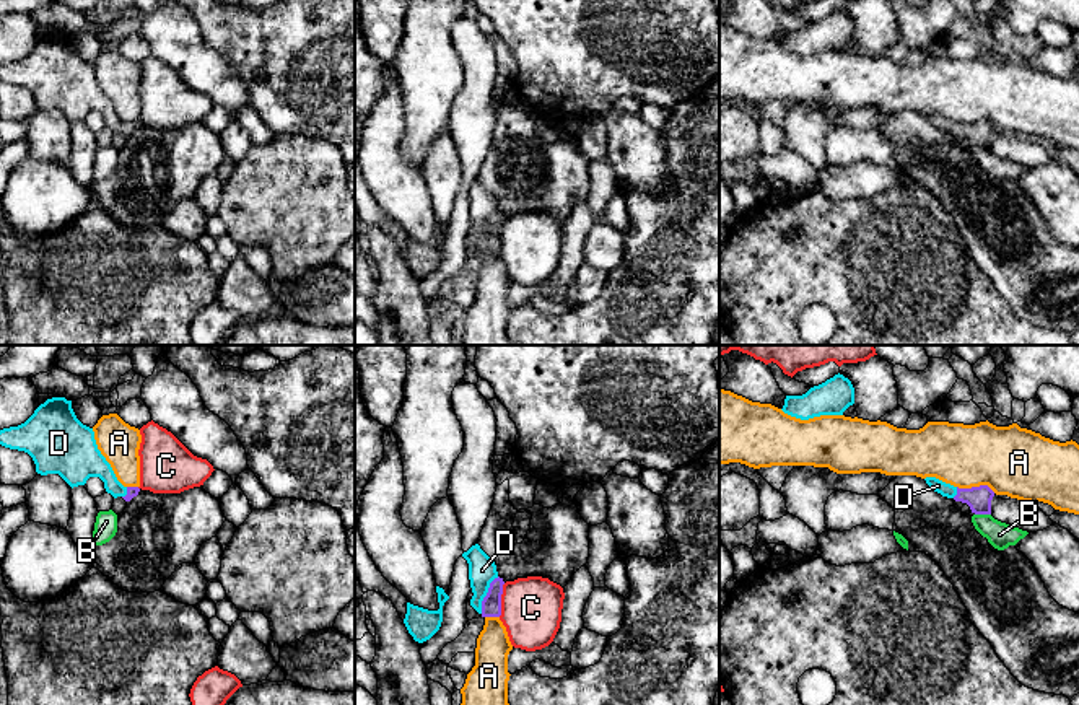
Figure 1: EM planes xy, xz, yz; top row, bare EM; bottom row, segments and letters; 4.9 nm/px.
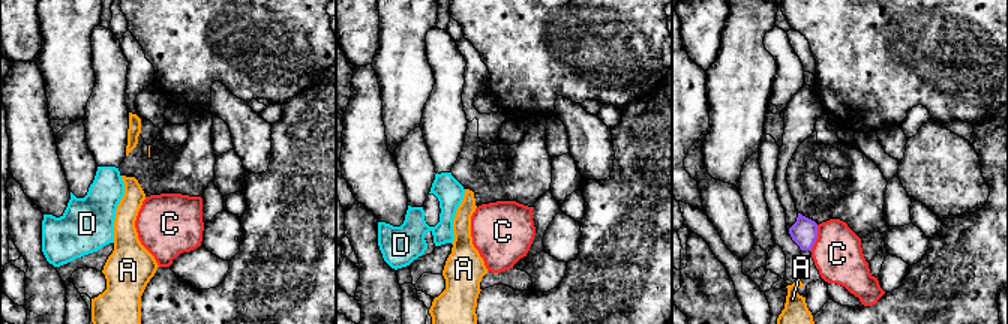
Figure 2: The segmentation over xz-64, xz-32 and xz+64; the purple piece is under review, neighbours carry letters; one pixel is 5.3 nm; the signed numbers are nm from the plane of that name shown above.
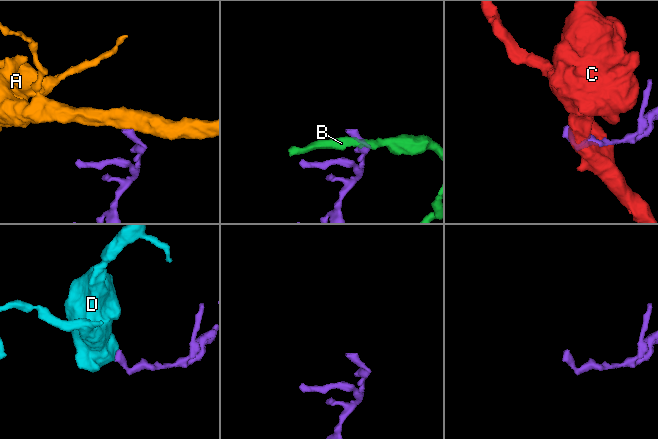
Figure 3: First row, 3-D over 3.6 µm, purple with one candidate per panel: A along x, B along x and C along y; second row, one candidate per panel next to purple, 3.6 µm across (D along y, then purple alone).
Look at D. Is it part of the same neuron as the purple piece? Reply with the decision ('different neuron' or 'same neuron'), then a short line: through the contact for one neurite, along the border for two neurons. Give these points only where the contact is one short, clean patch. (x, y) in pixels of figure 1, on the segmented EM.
same neuron; line xz (492, 603), (487, 595), (482, 570)

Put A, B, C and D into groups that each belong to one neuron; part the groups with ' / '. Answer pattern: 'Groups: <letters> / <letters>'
Groups: A / B / C / D

